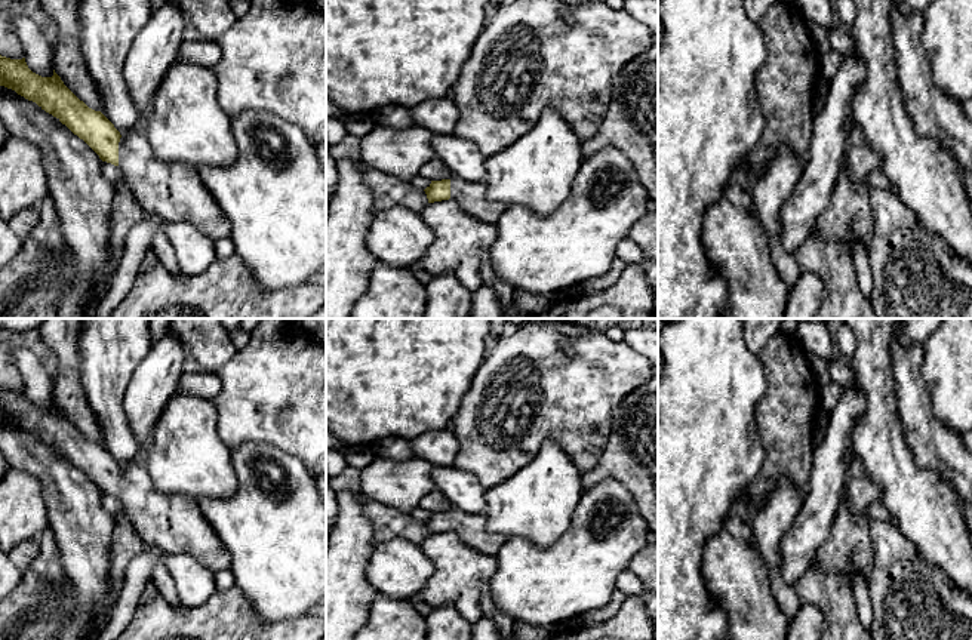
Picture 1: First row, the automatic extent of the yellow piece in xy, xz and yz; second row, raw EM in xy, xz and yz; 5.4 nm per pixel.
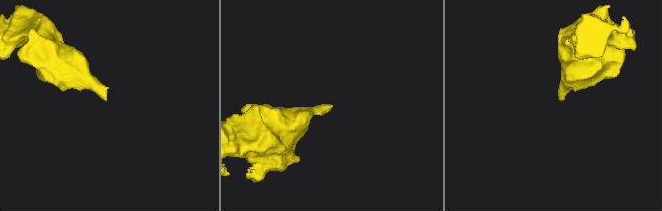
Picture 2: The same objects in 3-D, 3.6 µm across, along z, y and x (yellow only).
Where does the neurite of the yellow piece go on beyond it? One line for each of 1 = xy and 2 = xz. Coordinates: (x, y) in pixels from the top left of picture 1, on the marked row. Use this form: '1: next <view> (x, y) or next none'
1: next xy (174, 191)
2: next xz (470, 196)

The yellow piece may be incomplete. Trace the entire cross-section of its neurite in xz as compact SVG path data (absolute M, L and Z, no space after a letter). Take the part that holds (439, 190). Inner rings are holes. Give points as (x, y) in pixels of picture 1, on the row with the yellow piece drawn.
M456 176L431 181L424 191L428 203L450 199L473 218L492 224L496 224L501 213L508 207L507 204L490 201L486 197L486 182L468 182Z

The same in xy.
M0 55L0 86L12 89L25 99L36 102L83 139L102 161L117 166L130 193L145 212L159 215L164 224L188 222L213 240L230 237L231 224L202 182L196 169L160 160L153 151L142 127L132 127L122 136L101 111L89 108L76 96L55 70L52 77L41 77L28 68L25 58L10 59Z

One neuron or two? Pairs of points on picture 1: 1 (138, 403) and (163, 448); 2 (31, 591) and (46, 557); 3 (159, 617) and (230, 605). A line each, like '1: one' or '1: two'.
1: two
2: one
3: one

